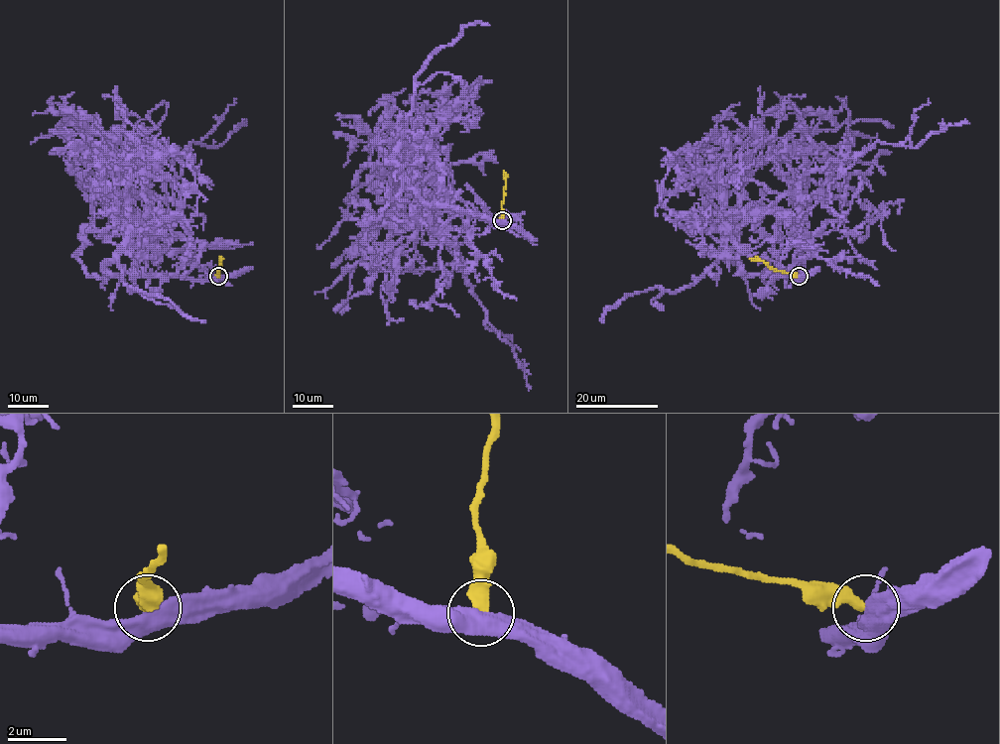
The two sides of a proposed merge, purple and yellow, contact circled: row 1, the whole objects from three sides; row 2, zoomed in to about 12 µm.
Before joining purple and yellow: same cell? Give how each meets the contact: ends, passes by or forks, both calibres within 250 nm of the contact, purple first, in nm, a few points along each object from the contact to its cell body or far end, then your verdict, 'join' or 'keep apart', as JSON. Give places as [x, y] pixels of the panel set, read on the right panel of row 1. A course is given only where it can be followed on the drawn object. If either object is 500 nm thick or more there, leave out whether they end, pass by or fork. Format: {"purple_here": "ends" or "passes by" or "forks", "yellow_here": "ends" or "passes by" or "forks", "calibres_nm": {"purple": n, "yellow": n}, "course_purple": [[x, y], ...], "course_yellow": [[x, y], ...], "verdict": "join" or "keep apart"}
{"purple_here": "passes by", "yellow_here": "ends", "calibres_nm": {"purple": 460, "yellow": 440}, "course_purple": [[800, 277], [744, 273], [725, 253], [725, 227], [792, 194], [831, 160], [877, 141], [916, 147], [968, 122]], "course_yellow": [[800, 277], [775, 270], [763, 261], [750, 259]], "verdict": "keep apart"}

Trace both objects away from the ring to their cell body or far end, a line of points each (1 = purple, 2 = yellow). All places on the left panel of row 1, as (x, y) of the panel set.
1: (218, 277), (131, 276), (103, 266), (150, 209), (144, 195), (149, 176), (192, 141), (216, 147), (244, 122)
2: (218, 277), (220, 259)

